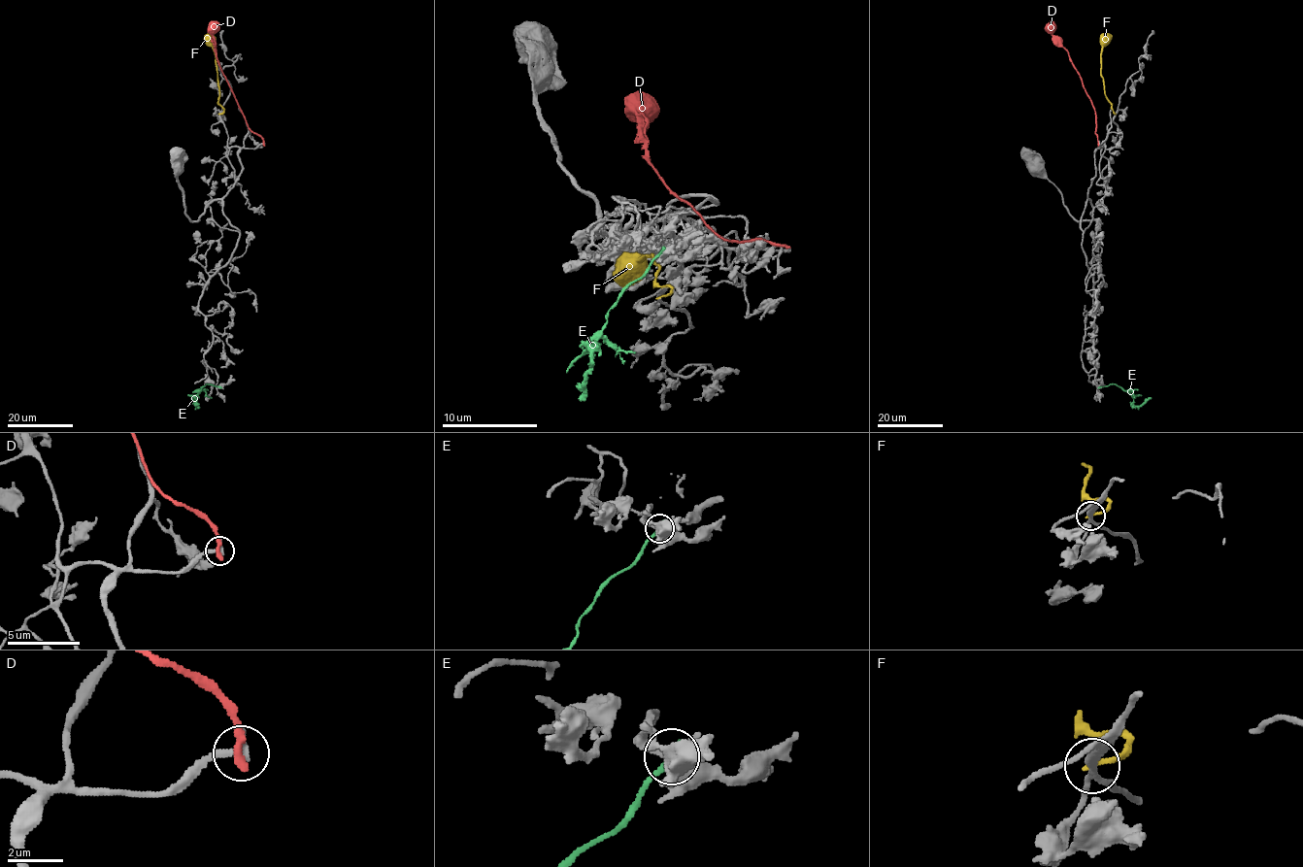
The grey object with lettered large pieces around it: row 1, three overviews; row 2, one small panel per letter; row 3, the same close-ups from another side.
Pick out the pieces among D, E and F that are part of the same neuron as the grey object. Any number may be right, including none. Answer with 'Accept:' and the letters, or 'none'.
Accept: none

